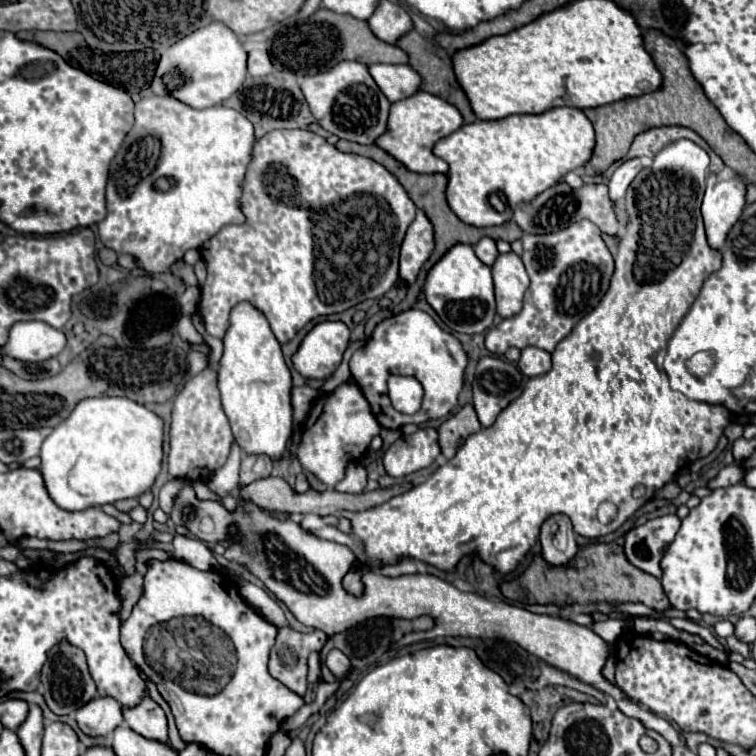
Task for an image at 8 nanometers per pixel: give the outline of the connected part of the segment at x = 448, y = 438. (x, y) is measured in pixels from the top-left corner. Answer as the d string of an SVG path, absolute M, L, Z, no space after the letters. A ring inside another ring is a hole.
M466 404L460 412L456 412L454 416L450 416L446 422L442 422L442 426L438 428L438 436L440 436L440 450L446 458L452 458L456 454L458 444L478 432L482 426L478 422L476 410L472 404Z

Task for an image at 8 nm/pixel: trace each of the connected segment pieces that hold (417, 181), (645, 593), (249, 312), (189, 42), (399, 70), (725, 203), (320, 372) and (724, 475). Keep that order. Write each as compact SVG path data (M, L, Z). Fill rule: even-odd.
M340 140L336 144L336 148L340 152L350 152L350 154L360 154L360 156L366 156L366 158L372 158L376 160L378 164L382 164L384 168L388 168L398 180L400 184L406 188L408 196L414 200L414 204L418 208L422 208L426 212L426 216L430 218L430 222L434 224L434 238L436 238L436 248L430 256L430 264L436 264L454 244L478 244L480 238L488 236L488 238L494 238L494 240L506 240L506 242L514 242L522 236L522 230L516 222L510 222L510 224L504 224L502 228L474 228L474 226L468 226L468 224L462 224L462 220L458 220L458 216L454 216L454 212L450 210L448 202L446 202L446 186L448 186L448 176L446 174L416 174L416 172L410 172L404 164L400 164L396 158L392 158L388 152L384 152L382 148L378 146L362 146L362 144L356 144L356 142L348 142L348 140Z
M618 538L612 544L590 544L578 552L578 558L570 566L550 566L542 556L536 556L526 572L520 576L520 584L528 598L538 604L588 604L588 602L642 602L654 610L670 610L672 604L664 594L662 582L640 568L632 566L624 556L624 540Z
M242 302L232 308L230 328L224 336L224 356L218 368L218 388L222 394L222 408L230 420L234 440L240 444L240 448L248 456L266 454L272 458L272 462L282 460L286 456L286 444L292 438L292 376L284 362L280 344L268 326L266 316L262 316L262 312L258 312L252 304Z
M212 22L200 30L194 30L186 38L178 40L162 54L152 82L152 90L154 94L170 94L192 108L210 108L222 104L240 90L246 78L246 60L248 60L248 50L242 44L242 40L226 24ZM170 70L178 70L184 74L184 78L188 78L188 82L184 80L184 84L174 88L172 92L168 92L162 82L162 78Z
M372 64L368 66L376 84L382 88L390 102L414 96L422 86L422 76L412 66L392 66L392 64Z
M714 174L706 178L706 192L700 206L708 246L720 250L730 228L736 224L746 204L746 186L740 178L718 182Z
M320 322L308 332L292 364L306 380L326 380L340 366L348 342L350 330L344 322Z
M734 462L732 466L726 466L714 480L710 480L708 482L708 486L712 488L712 490L716 490L716 488L726 488L726 486L732 486L736 484L736 480L740 480L745 473L746 469L740 465L741 462Z

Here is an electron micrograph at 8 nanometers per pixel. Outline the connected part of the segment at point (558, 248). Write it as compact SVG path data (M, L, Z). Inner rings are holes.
M590 220L574 222L572 226L552 234L524 234L522 262L530 276L530 286L524 294L524 308L510 320L486 332L486 348L494 354L504 354L510 346L536 346L552 352L564 340L582 316L598 306L610 286L614 272L614 258L608 252L600 230Z

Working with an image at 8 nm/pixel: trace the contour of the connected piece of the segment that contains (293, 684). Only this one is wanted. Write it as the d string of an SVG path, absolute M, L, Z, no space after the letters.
M280 628L278 640L270 654L270 674L288 690L304 698L308 690L308 654L312 650L320 650L326 640L328 636L322 630L302 634L292 628Z

